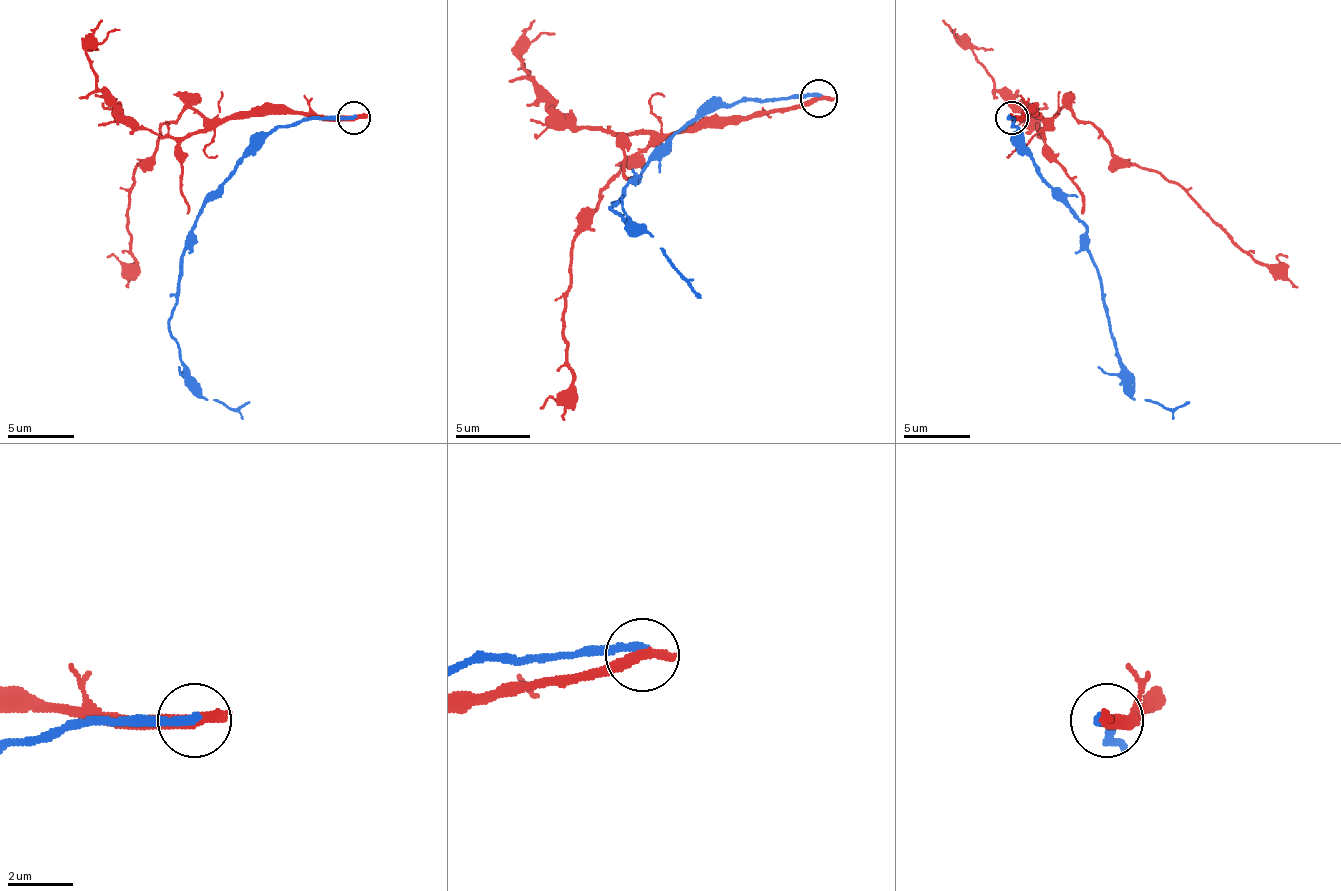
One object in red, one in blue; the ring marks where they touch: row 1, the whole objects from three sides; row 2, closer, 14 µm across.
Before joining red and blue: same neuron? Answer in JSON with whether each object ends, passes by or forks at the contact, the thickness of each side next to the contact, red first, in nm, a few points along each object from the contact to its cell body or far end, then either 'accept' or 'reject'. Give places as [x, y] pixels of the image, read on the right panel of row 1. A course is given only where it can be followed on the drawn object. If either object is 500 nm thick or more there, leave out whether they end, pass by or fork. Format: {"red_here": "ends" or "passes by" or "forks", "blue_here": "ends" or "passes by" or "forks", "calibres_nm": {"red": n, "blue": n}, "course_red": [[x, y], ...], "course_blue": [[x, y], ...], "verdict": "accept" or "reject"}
{"red_here": "ends", "blue_here": "ends", "calibres_nm": {"red": 440, "blue": 280}, "course_red": [[1011, 118], [1044, 118], [1067, 108], [1110, 148], [1173, 181], [1260, 264], [1276, 264], [1280, 254], [1286, 258]], "course_blue": [[1011, 118], [1017, 145], [1084, 228], [1084, 244], [1117, 344], [1120, 380], [1134, 400], [1177, 407], [1190, 400]], "verdict": "reject"}

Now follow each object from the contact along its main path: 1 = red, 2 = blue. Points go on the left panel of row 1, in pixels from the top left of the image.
1: (353, 118), (214, 118), (187, 108), (160, 128), (157, 148), (134, 171), (127, 234), (134, 264), (107, 258)
2: (353, 118), (277, 128), (200, 211), (194, 228), (170, 337), (187, 380), (207, 400), (237, 407), (250, 400)

